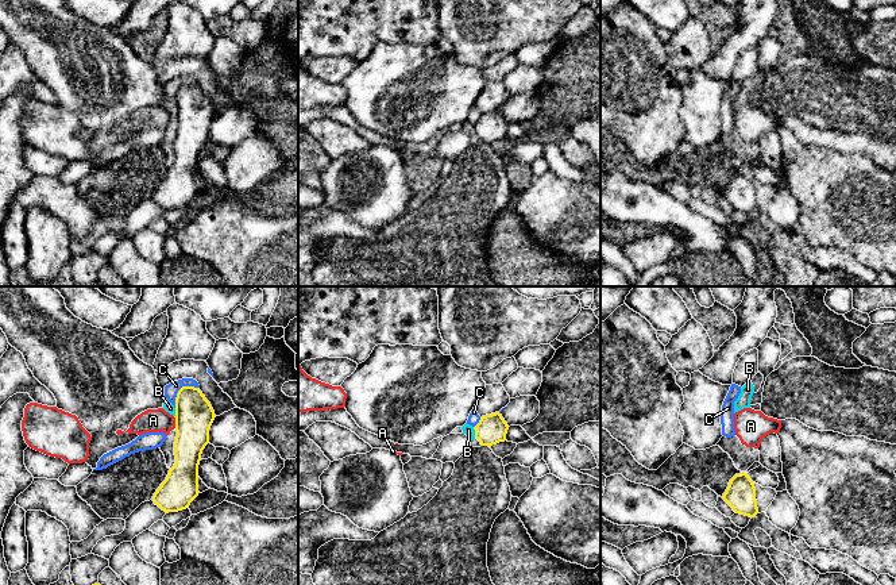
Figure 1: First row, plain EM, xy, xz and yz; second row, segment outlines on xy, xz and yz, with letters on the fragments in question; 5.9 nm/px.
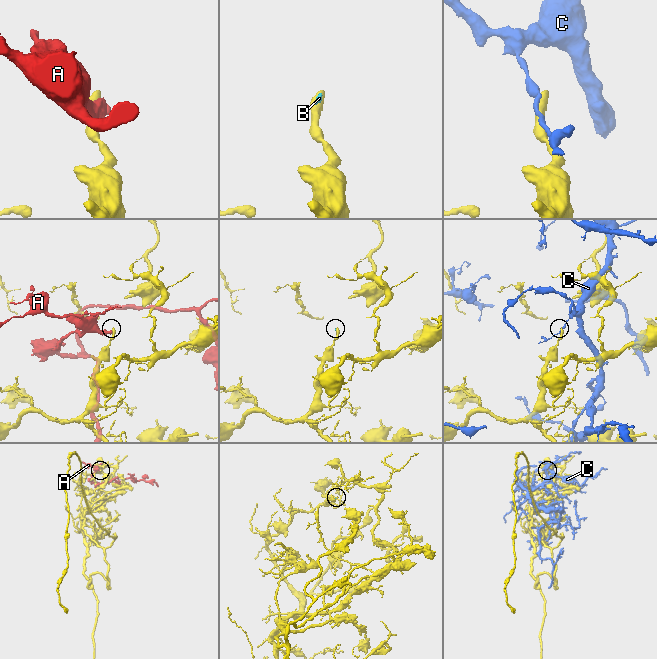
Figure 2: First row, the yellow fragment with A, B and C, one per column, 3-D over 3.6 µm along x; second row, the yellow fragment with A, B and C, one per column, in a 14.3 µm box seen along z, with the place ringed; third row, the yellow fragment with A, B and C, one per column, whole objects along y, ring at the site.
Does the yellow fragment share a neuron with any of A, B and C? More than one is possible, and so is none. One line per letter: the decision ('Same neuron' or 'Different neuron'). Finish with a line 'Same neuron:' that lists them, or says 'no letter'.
A: Different neuron
B: Different neuron
C: Different neuron
Same neuron: no letter

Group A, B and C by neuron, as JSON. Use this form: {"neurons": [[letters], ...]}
{"neurons": [["A", "B"], ["C"]]}

